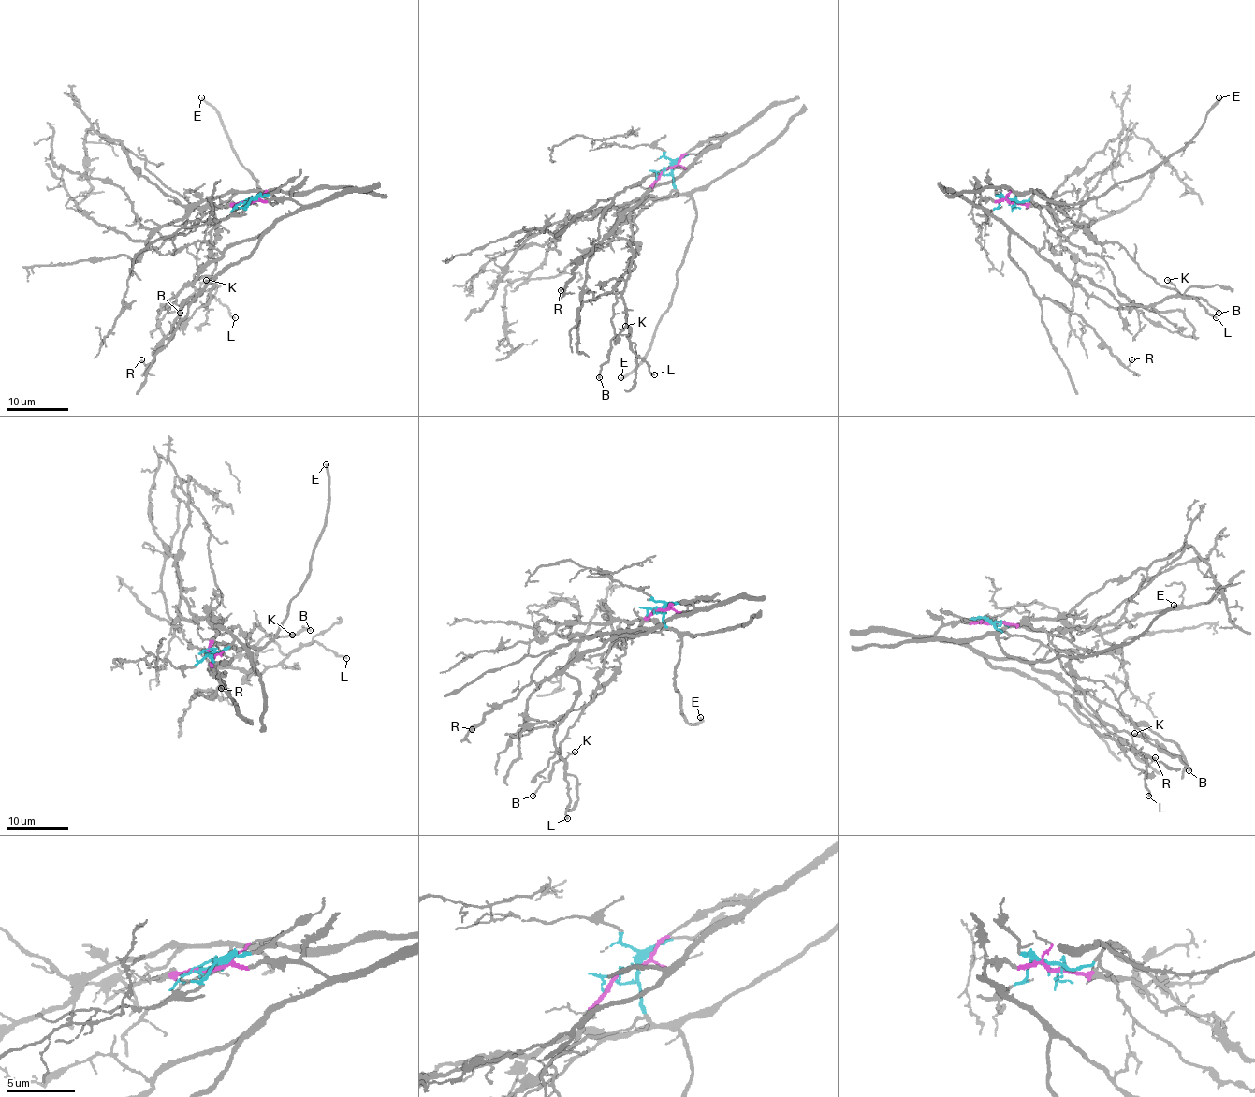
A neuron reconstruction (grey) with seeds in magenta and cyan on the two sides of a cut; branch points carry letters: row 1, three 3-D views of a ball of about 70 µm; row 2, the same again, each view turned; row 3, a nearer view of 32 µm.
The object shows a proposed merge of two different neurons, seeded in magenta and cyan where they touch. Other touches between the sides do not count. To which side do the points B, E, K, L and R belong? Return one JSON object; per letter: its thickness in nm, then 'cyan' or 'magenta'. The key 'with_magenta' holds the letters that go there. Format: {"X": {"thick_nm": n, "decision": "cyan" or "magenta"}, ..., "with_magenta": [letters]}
{"B": {"thick_nm": 140, "decision": "magenta"}, "E": {"thick_nm": 220, "decision": "cyan"}, "K": {"thick_nm": 110, "decision": "magenta"}, "L": {"thick_nm": 180, "decision": "magenta"}, "R": {"thick_nm": 130, "decision": "magenta"}, "with_magenta": ["B", "K", "L", "R"]}

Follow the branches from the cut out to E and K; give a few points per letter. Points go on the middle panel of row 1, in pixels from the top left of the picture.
E: (667, 168), (696, 213), (672, 300), (653, 341), (638, 365), (621, 377)
K: (667, 168), (634, 211), (634, 254), (617, 285), (612, 320), (617, 334), (626, 327)

